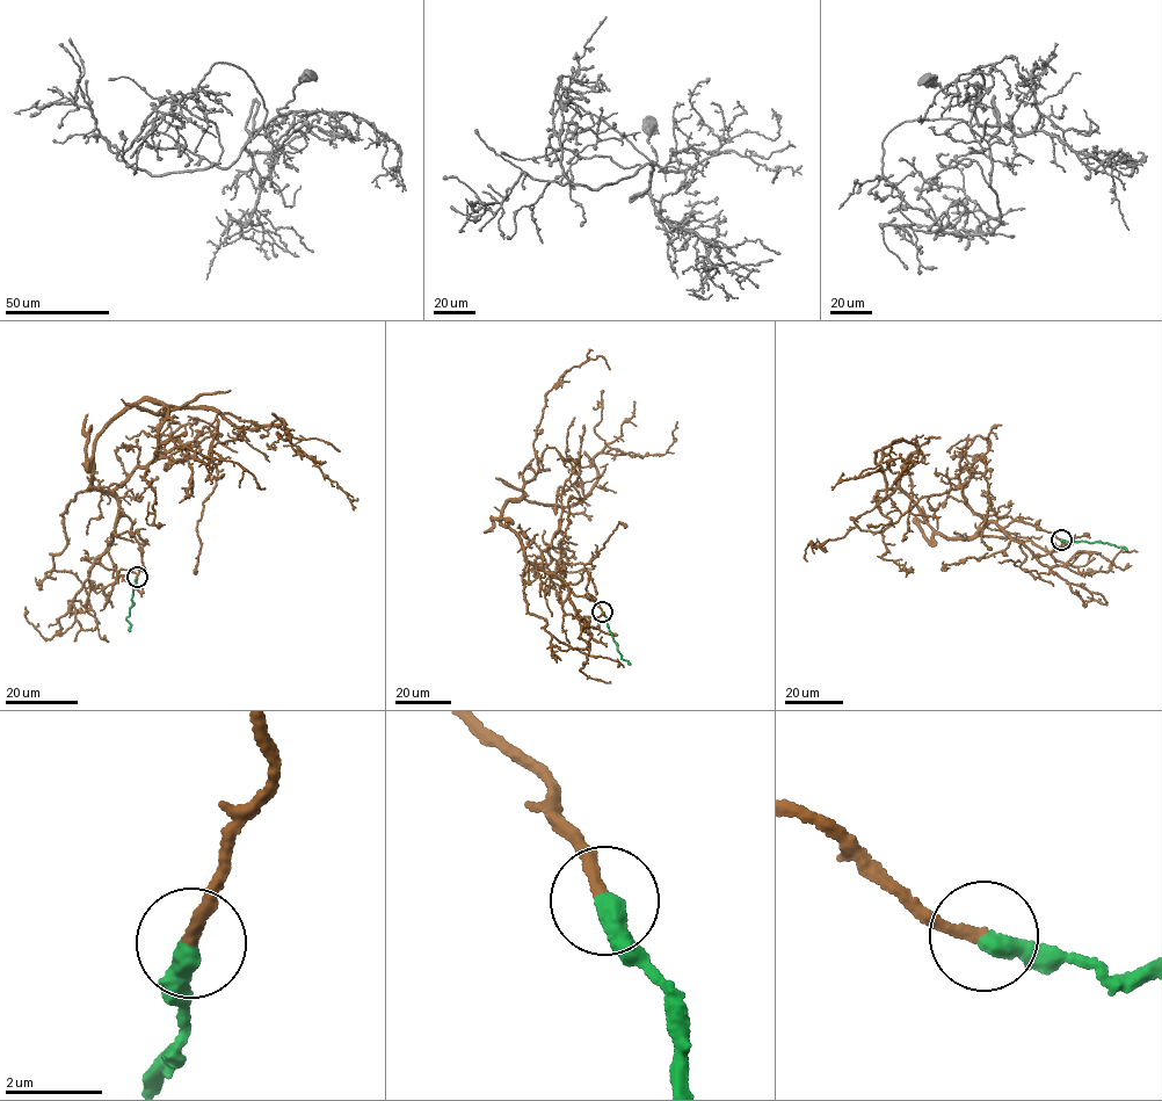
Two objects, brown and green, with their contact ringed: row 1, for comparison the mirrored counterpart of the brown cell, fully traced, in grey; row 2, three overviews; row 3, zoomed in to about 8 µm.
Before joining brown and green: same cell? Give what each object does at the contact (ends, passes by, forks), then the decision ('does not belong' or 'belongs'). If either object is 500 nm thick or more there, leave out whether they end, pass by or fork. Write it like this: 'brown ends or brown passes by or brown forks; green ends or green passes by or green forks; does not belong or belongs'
brown ends; green ends; belongs

